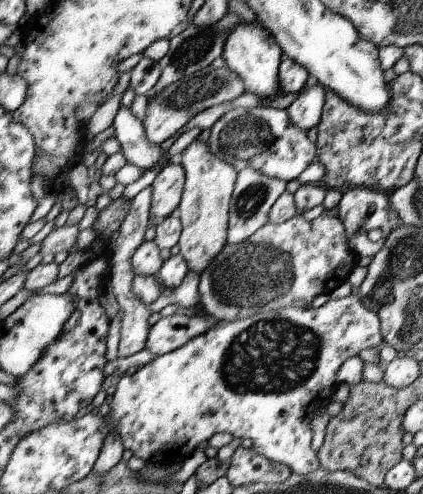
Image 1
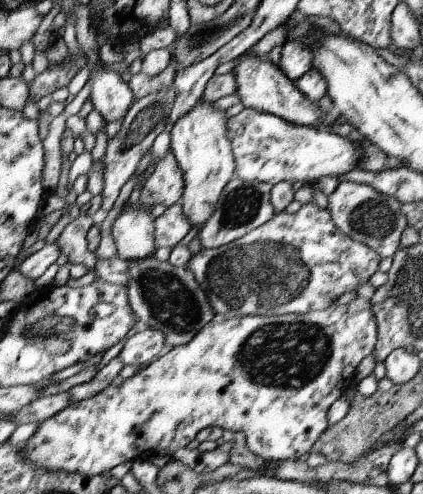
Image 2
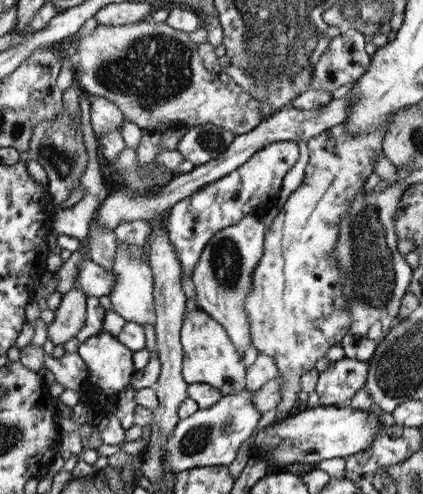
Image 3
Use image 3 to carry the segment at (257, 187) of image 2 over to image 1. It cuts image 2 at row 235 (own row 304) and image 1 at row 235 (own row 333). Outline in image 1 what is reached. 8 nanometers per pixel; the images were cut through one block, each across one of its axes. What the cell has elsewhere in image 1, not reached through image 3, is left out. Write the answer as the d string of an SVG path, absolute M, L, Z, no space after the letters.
M239 168L235 188L229 202L229 224L227 224L227 244L239 244L245 238L253 236L255 230L259 230L263 224L269 222L269 210L277 202L277 198L285 192L283 180L273 180L269 176L263 176L261 172L255 172L253 168Z

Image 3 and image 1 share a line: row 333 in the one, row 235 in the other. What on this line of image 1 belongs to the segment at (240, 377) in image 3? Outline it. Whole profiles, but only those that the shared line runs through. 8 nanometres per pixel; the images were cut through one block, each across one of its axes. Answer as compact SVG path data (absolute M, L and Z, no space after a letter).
M197 138L179 154L179 164L185 172L183 194L179 202L179 220L181 220L181 236L179 236L179 254L185 258L189 272L201 274L205 266L221 252L227 244L227 224L229 224L229 202L235 188L235 180L239 168L221 160L209 150L207 142L199 142Z

